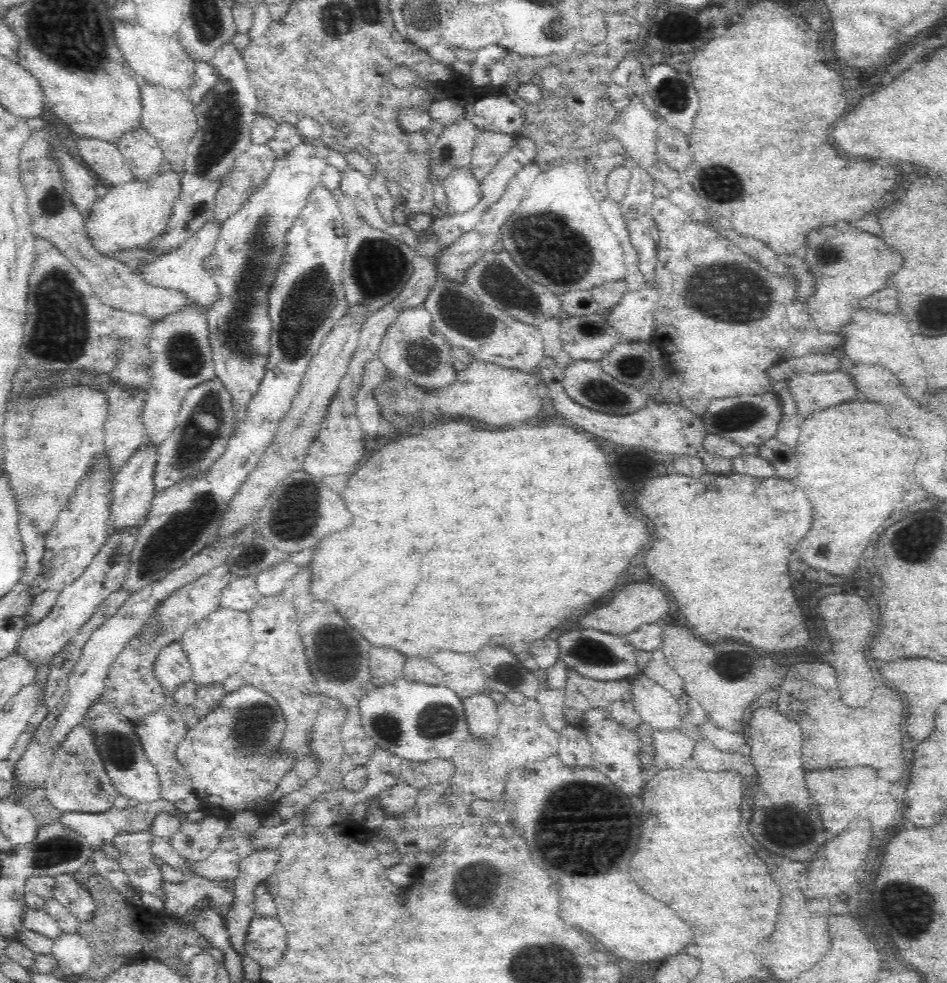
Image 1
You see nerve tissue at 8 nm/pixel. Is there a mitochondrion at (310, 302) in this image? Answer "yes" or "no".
yes

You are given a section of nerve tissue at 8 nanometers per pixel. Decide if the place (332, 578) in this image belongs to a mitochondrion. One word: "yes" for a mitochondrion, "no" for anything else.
no

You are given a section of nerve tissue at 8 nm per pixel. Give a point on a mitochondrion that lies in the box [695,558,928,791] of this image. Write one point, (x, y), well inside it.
(728, 665)

